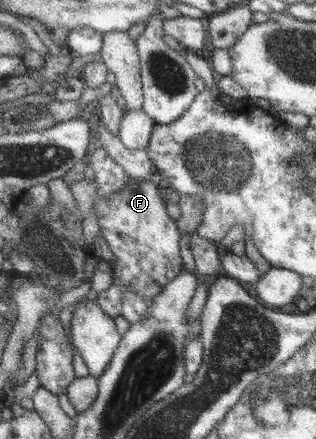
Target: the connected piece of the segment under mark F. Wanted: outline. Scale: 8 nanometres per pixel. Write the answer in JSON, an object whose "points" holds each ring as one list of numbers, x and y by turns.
{"points":[[128,179,120,188,117,188,117,191,111,192,108,196,98,199,93,203,94,216,96,217,99,226,99,235,106,241,113,256,113,278,111,285,106,288,106,290,102,290,102,292,97,294,95,304,98,305,104,311,104,314,107,314,111,319,115,319,121,315,122,291,130,291,130,293,134,293,134,295,142,298,142,300,148,303,152,300,152,297,156,297,156,293,160,292,165,284,168,284,168,282,184,269,180,256,178,255,178,240,180,239,181,234,175,220,170,218,166,213,166,201,167,199,163,196,160,187,152,183,152,181]]}

